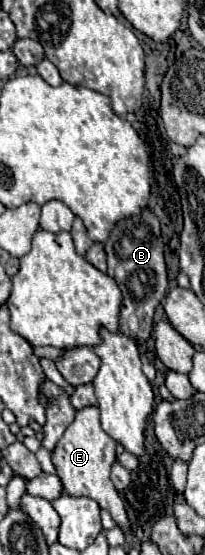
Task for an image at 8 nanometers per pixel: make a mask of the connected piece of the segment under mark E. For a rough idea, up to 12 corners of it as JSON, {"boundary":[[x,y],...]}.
{"boundary":[[99,406],[77,410],[51,458],[69,496],[93,498],[121,530],[123,500],[109,480],[117,442]]}

